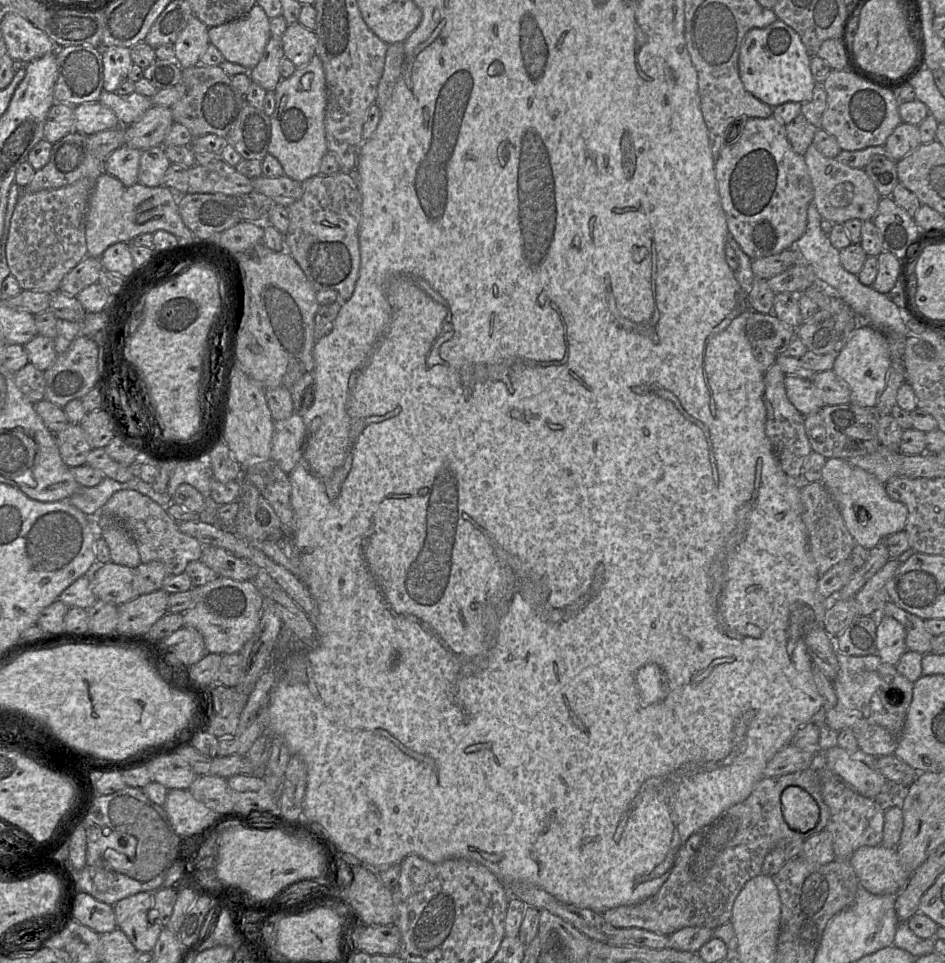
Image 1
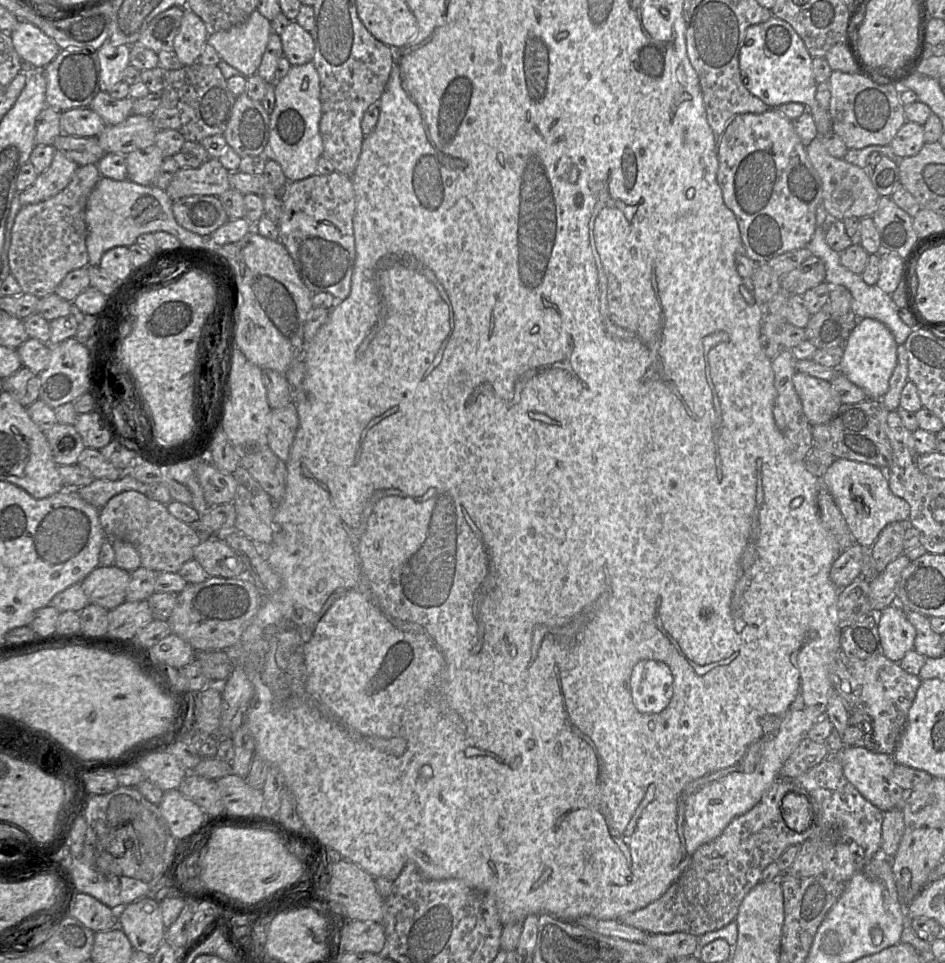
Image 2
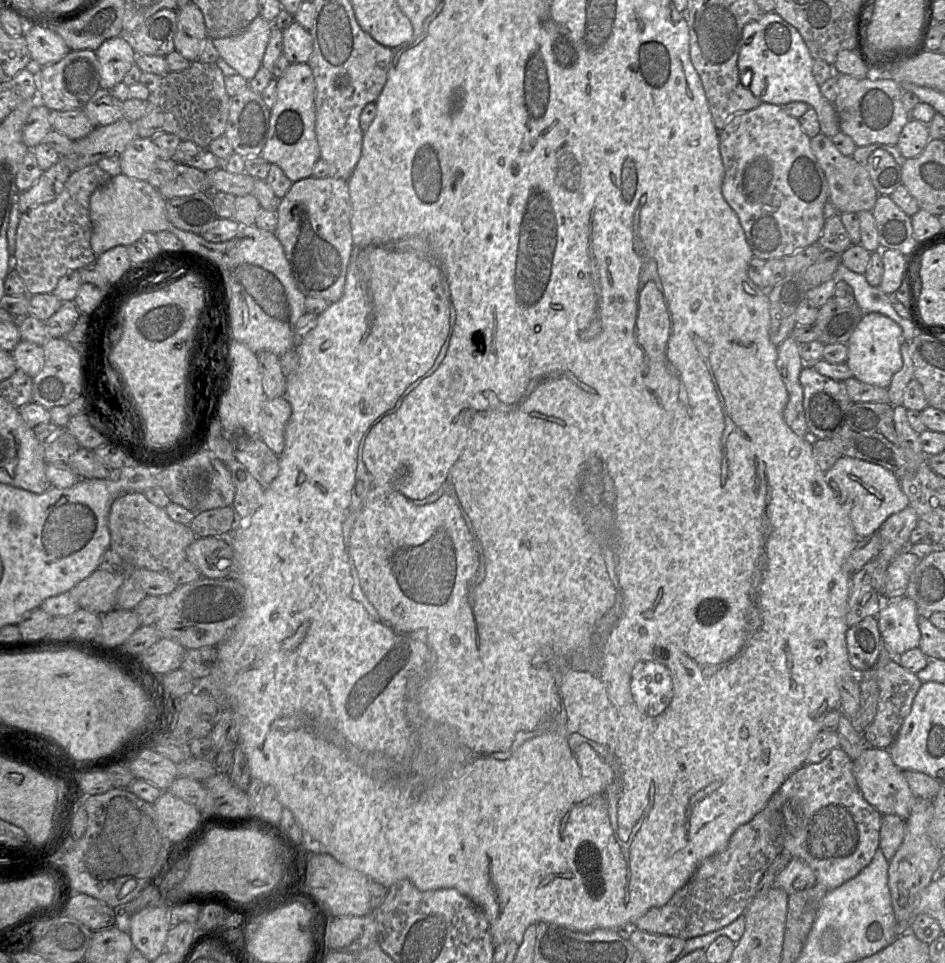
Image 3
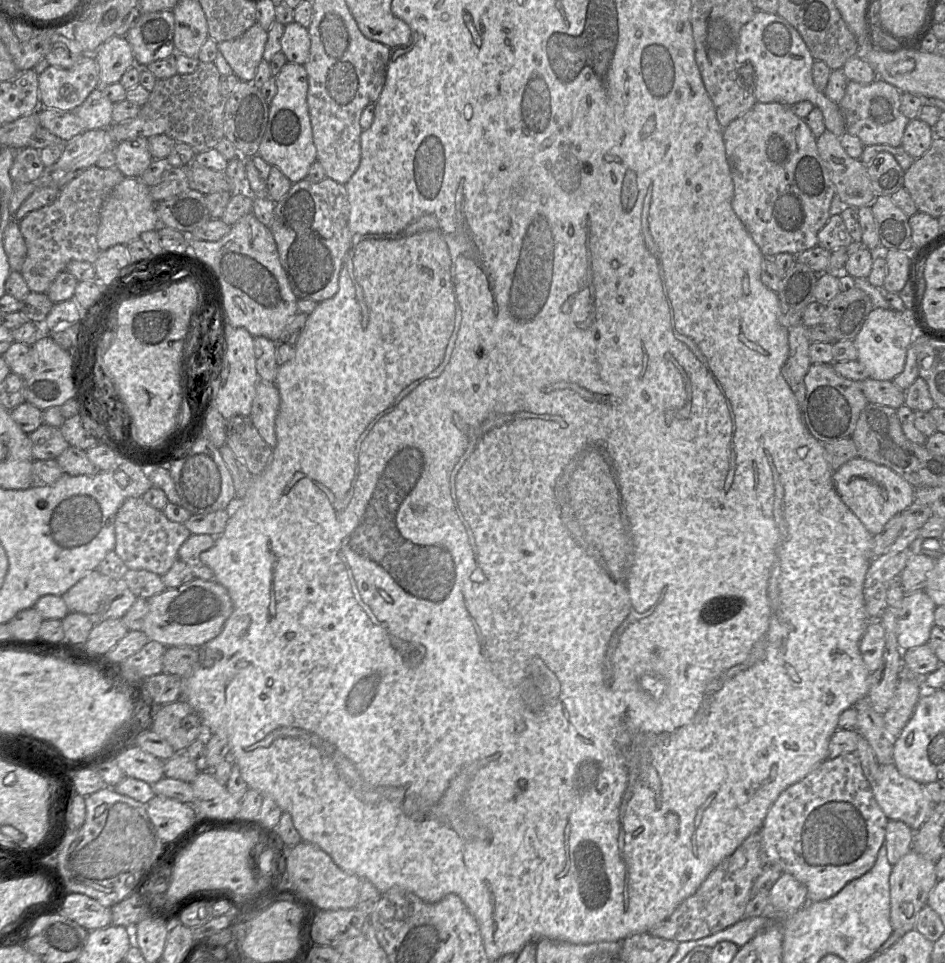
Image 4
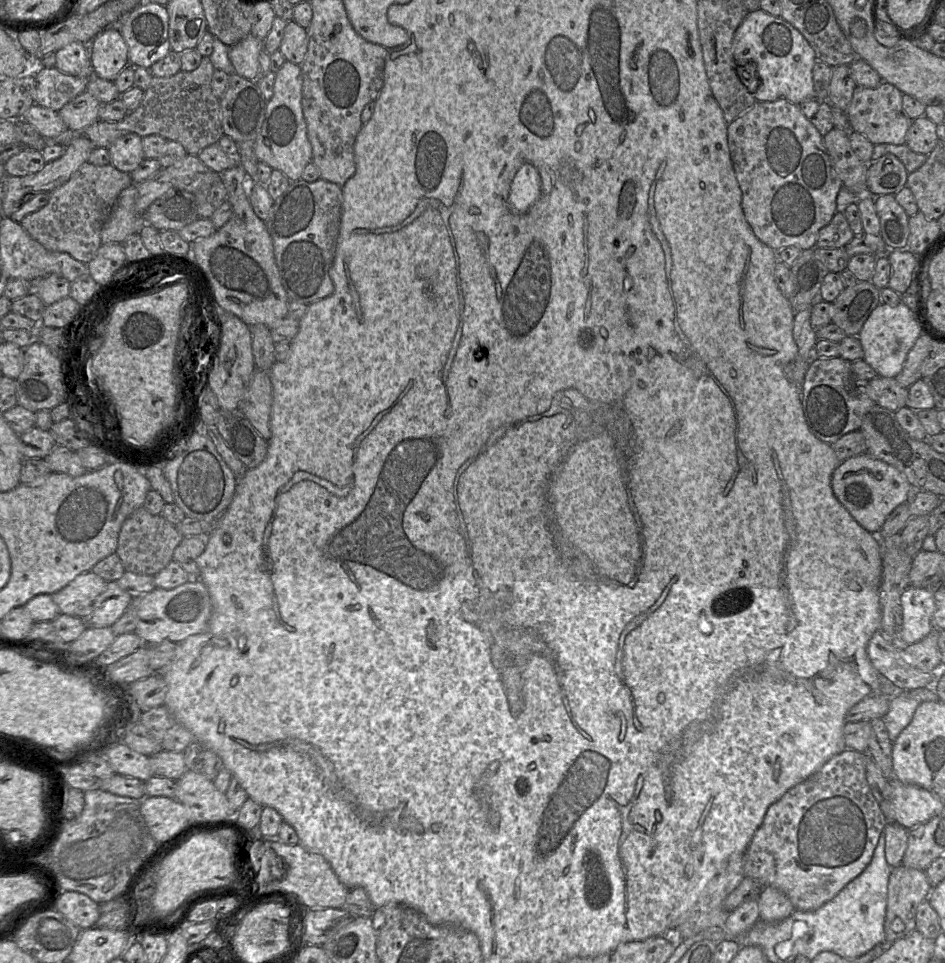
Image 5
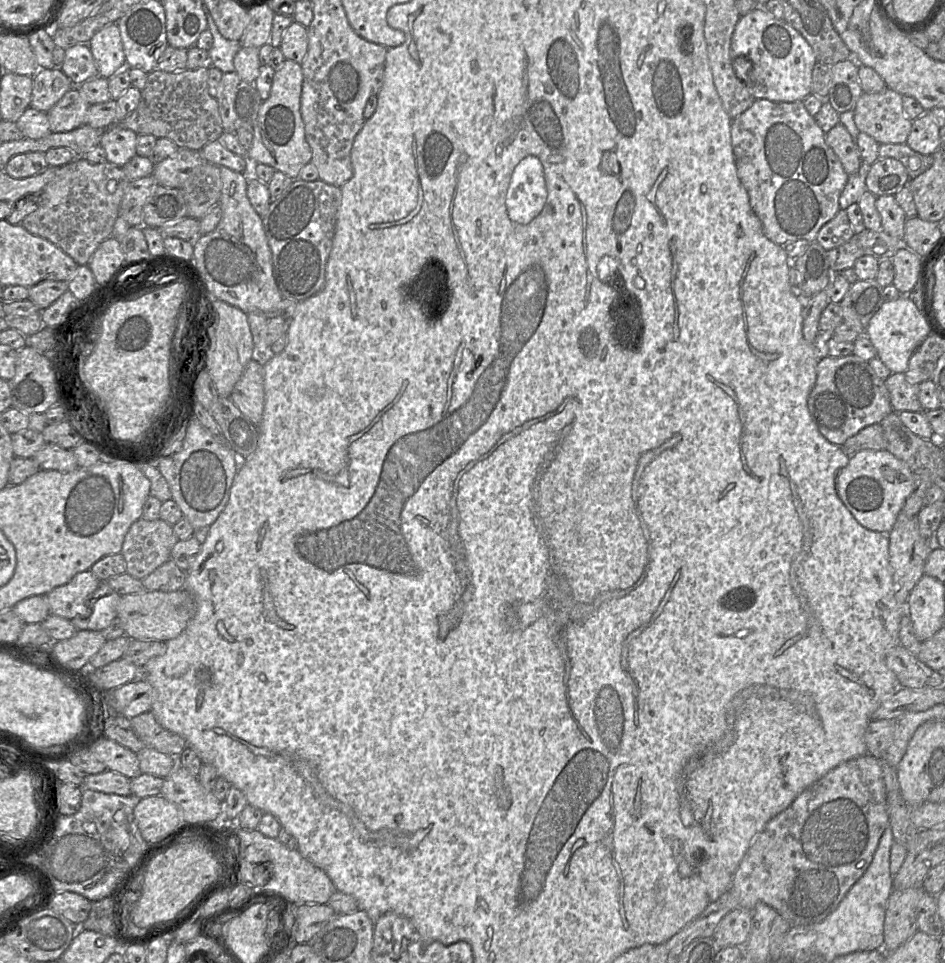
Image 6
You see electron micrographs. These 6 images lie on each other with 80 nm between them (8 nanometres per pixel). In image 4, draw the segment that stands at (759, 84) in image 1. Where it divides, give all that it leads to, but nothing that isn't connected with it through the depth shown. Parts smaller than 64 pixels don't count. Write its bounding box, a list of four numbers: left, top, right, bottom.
[736,10,846,137]

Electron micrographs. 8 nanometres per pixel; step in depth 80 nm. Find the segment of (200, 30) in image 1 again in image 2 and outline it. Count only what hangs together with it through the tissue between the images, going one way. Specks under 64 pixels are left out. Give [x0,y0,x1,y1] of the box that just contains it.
[173,8,208,66]

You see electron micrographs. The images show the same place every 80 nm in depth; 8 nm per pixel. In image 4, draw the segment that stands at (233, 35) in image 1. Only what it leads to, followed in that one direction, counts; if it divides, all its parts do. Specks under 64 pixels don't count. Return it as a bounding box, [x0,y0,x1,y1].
[217,23,268,81]

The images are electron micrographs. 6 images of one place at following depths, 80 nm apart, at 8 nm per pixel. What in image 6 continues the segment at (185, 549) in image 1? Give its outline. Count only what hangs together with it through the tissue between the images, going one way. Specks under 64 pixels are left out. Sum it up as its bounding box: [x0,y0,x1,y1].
[121,520,178,580]

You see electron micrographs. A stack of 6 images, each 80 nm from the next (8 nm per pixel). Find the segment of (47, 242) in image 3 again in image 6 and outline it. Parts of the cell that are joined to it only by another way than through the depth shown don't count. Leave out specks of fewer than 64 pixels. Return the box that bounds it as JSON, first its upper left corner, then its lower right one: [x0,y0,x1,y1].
[21,157,129,265]

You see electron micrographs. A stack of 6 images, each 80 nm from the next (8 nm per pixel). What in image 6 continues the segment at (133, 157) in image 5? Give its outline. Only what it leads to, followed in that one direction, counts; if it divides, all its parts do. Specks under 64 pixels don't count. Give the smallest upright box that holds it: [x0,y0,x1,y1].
[100,125,137,167]

